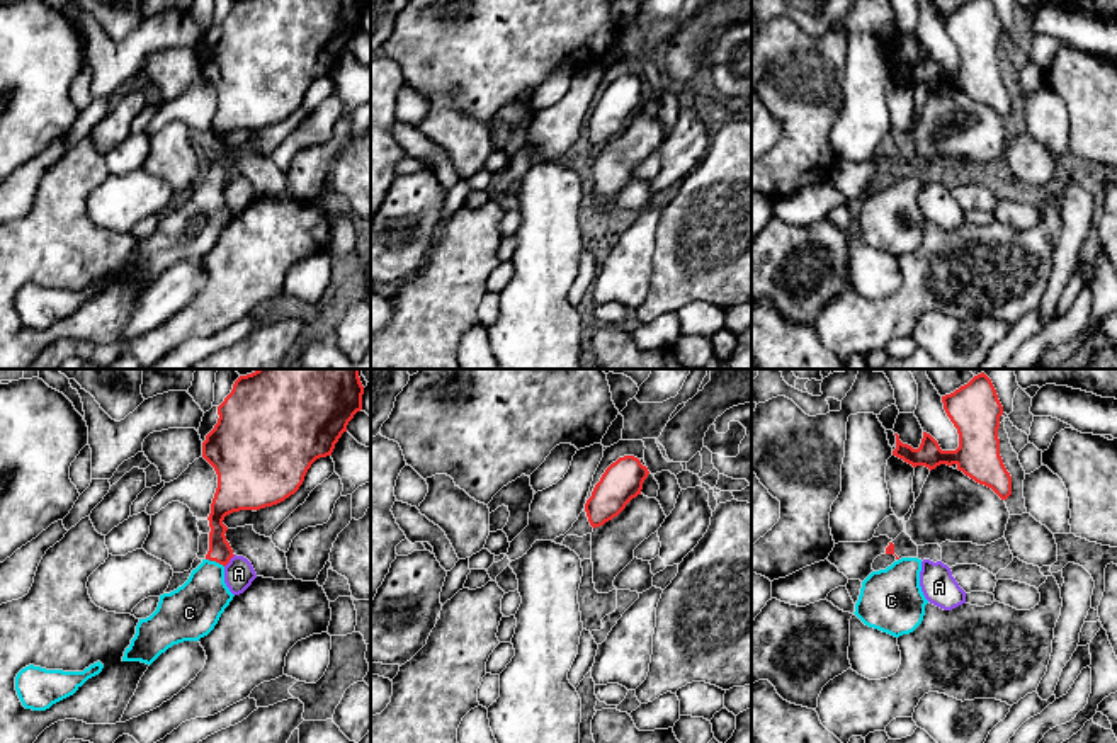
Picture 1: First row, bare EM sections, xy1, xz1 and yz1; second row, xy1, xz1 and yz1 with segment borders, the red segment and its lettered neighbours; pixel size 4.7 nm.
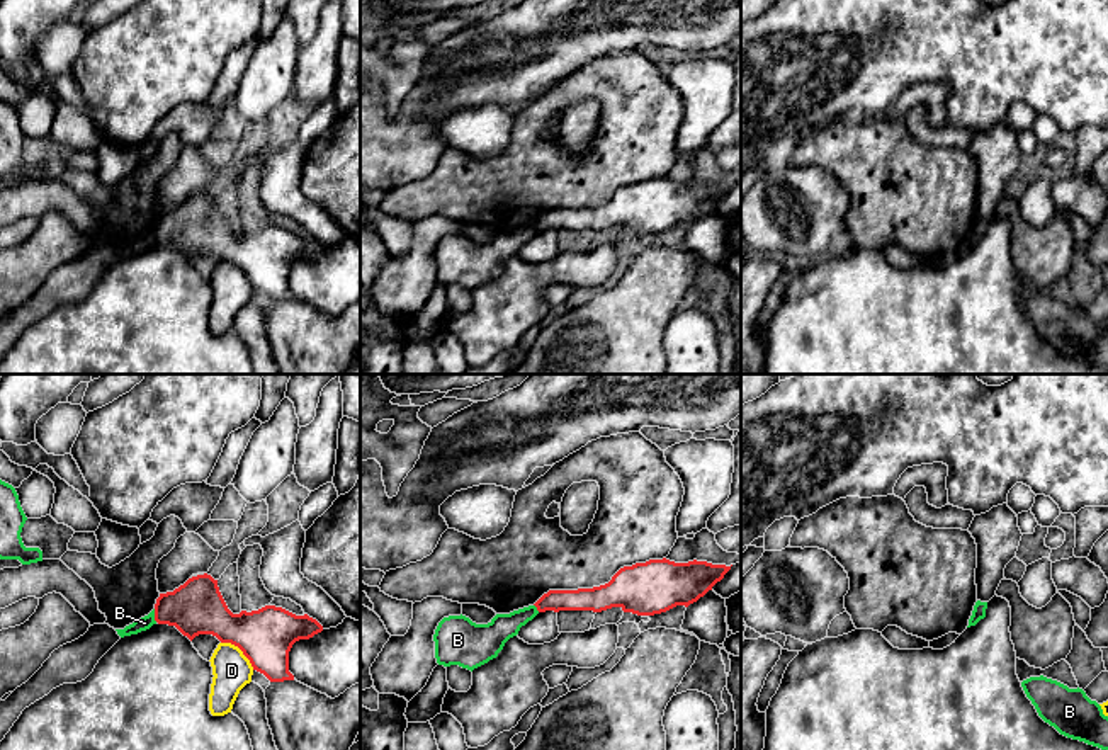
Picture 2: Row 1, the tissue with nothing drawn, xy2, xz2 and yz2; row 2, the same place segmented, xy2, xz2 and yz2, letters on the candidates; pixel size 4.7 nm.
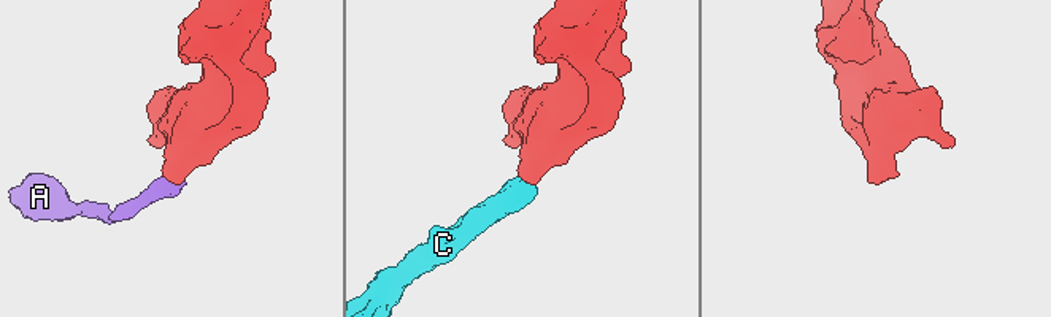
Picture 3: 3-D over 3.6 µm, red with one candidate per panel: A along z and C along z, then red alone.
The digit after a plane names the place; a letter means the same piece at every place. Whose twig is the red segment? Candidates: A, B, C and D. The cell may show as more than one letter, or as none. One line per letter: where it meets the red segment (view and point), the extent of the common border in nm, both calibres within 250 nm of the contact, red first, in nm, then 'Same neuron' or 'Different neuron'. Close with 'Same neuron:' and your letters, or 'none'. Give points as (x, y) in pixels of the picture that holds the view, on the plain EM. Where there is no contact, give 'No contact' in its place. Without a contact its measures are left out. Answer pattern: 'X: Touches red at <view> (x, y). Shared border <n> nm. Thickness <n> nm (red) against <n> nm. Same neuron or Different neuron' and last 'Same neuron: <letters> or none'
A: Touches red at xy1 (228, 181). Shared border 80 nm. Thickness 110 nm (red) against 140 nm. Different neuron
B: Touches red at xy2 (155, 235). Shared border 70 nm. Thickness 260 nm (red) against 70 nm. Different neuron
C: Touches red at xy1 (215, 179). Shared border 100 nm. Thickness 110 nm (red) against 240 nm. Same neuron
D: Touches red at xy2 (240, 267). Shared border 200 nm. Thickness 260 nm (red) against 180 nm. Different neuron
Same neuron: C

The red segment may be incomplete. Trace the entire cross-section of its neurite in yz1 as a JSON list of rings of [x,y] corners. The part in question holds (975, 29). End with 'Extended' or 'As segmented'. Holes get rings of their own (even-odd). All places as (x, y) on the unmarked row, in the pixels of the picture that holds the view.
[[[969,0],[950,14],[942,15],[944,29],[959,53],[959,66],[955,70],[942,70],[938,61],[927,51],[918,68],[899,60],[896,54],[896,68],[893,75],[903,78],[904,82],[916,85],[925,85],[930,90],[940,83],[955,83],[959,90],[974,99],[979,104],[991,107],[1001,119],[1012,114],[1012,95],[1006,90],[1003,78],[1000,75],[1000,36],[1003,34],[1003,26],[998,19],[996,9],[991,0]]]. As segmented

